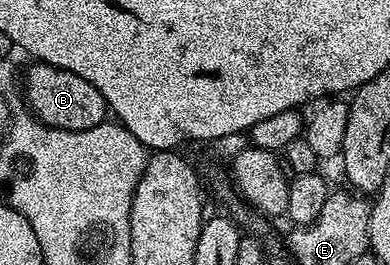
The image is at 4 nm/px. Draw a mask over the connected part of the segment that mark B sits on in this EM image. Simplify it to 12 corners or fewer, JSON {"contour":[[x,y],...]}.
{"contour":[[34,62],[27,108],[43,124],[88,130],[106,100],[80,74]]}

